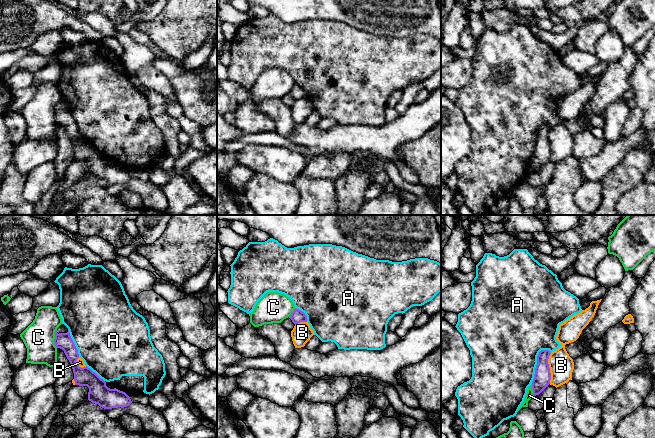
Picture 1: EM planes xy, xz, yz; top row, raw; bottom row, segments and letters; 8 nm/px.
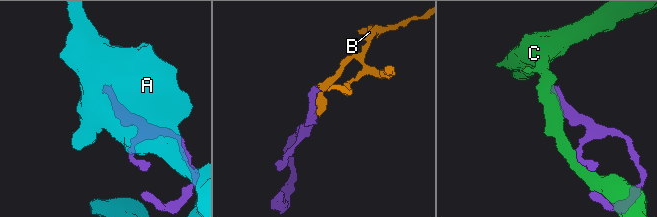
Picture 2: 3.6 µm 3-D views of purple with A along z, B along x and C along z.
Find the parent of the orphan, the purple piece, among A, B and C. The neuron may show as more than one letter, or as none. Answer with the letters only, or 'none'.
none

